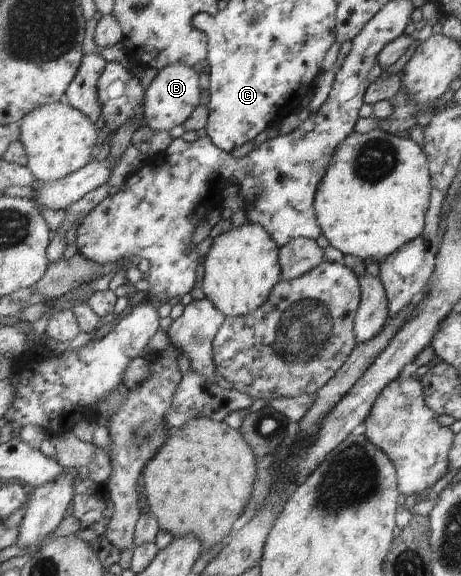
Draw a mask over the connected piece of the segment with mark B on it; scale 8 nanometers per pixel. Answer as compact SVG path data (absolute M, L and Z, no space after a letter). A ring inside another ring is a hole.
M183 63L170 64L153 79L144 96L145 125L155 132L167 132L184 124L201 104L201 88L199 88L199 73Z

